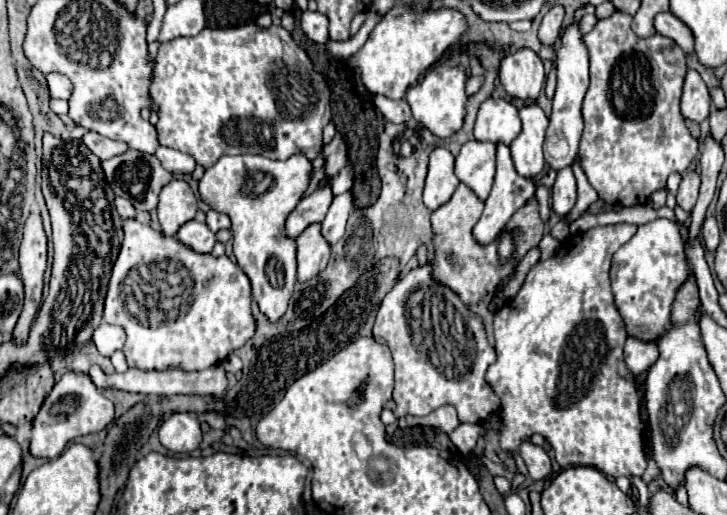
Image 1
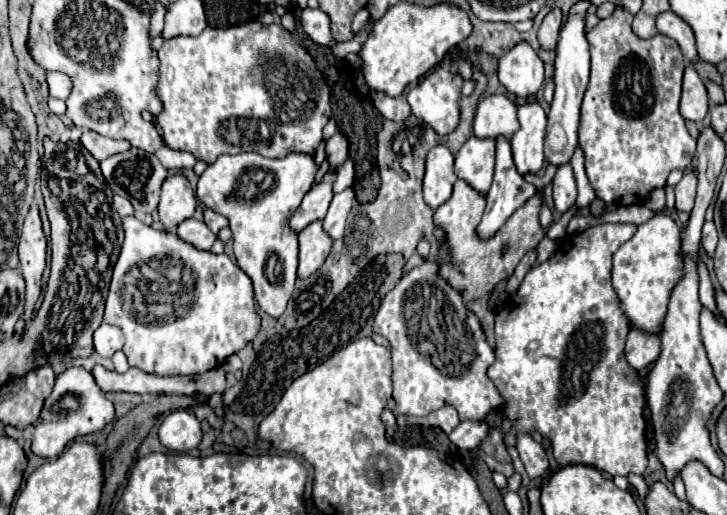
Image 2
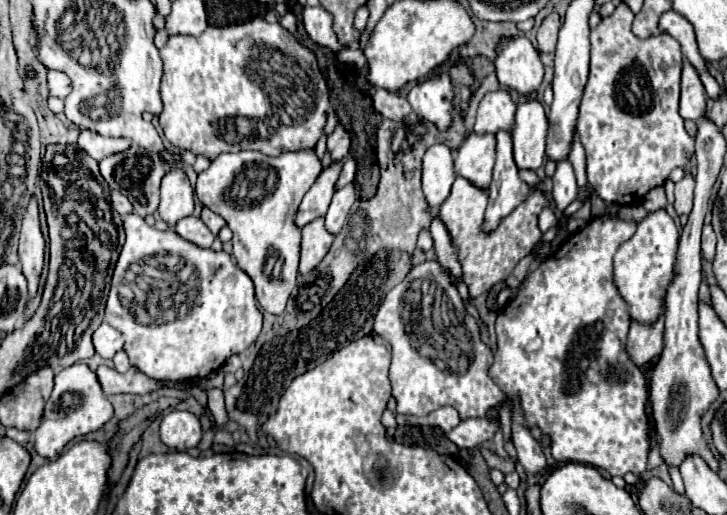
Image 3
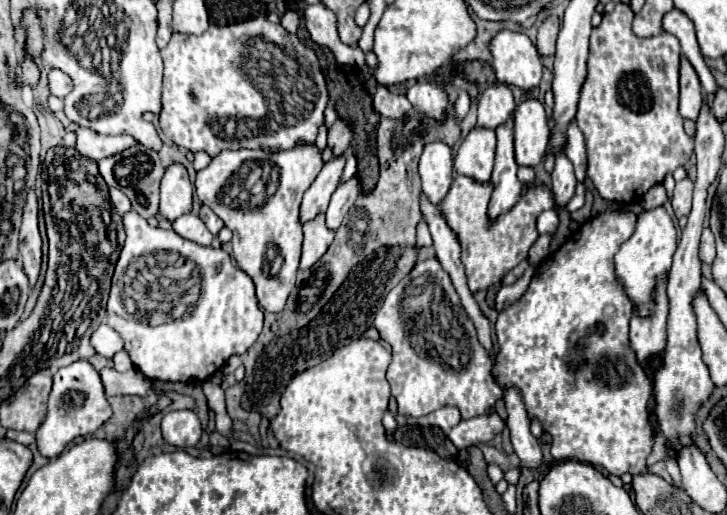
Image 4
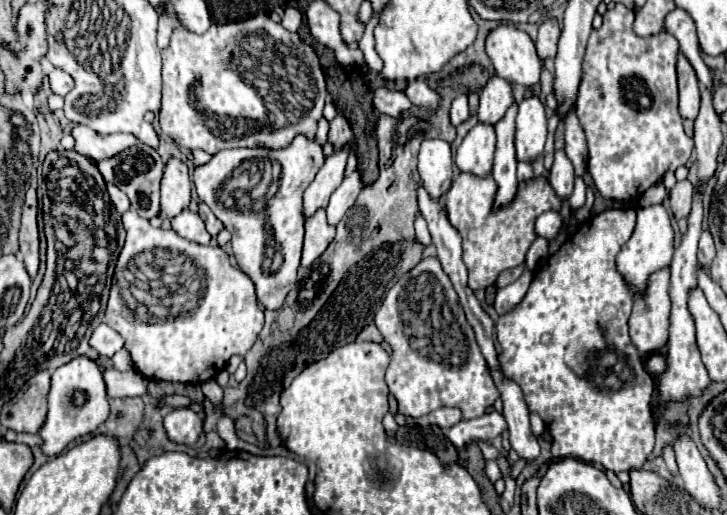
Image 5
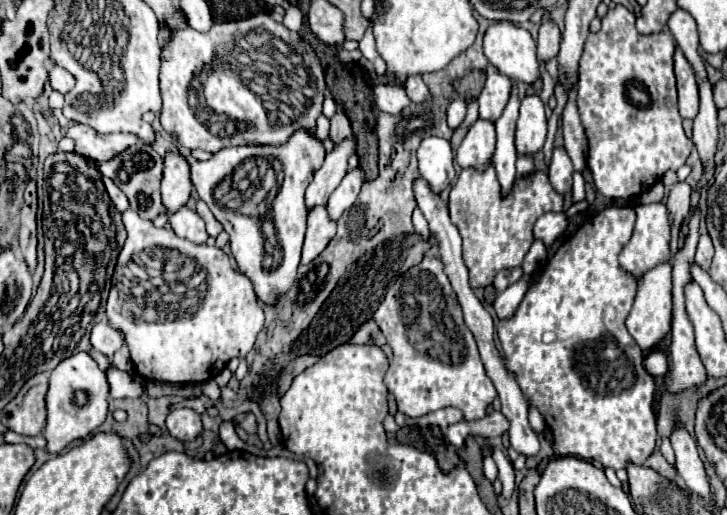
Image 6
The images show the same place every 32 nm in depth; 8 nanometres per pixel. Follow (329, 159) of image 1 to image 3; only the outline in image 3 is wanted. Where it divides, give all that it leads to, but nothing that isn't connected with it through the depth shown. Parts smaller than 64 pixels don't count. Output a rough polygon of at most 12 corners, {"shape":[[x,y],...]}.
{"shape":[[340,122],[328,136],[332,160],[350,150],[350,132]]}

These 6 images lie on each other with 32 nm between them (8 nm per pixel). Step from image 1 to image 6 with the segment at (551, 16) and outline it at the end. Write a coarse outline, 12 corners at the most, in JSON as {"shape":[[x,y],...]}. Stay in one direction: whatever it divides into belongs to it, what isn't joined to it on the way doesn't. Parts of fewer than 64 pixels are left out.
{"shape":[[542,22],[538,60],[548,62],[560,50],[562,34],[554,22]]}

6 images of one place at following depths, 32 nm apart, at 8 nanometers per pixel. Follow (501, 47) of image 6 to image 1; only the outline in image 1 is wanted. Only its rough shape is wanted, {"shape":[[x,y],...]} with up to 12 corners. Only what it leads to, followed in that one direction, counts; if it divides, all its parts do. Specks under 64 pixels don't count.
{"shape":[[530,48],[508,52],[500,82],[514,98],[538,98],[542,60]]}

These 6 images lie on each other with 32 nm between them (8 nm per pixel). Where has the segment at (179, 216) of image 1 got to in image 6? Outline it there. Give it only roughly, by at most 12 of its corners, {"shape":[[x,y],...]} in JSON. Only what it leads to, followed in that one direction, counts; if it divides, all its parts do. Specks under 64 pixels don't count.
{"shape":[[164,158],[162,202],[168,214],[182,208],[192,182],[186,158]]}

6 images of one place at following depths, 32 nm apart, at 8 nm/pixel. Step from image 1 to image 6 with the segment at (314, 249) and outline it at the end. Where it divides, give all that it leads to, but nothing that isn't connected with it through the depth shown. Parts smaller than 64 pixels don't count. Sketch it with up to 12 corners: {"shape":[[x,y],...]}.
{"shape":[[326,206],[308,212],[302,264],[312,262],[336,234]]}

